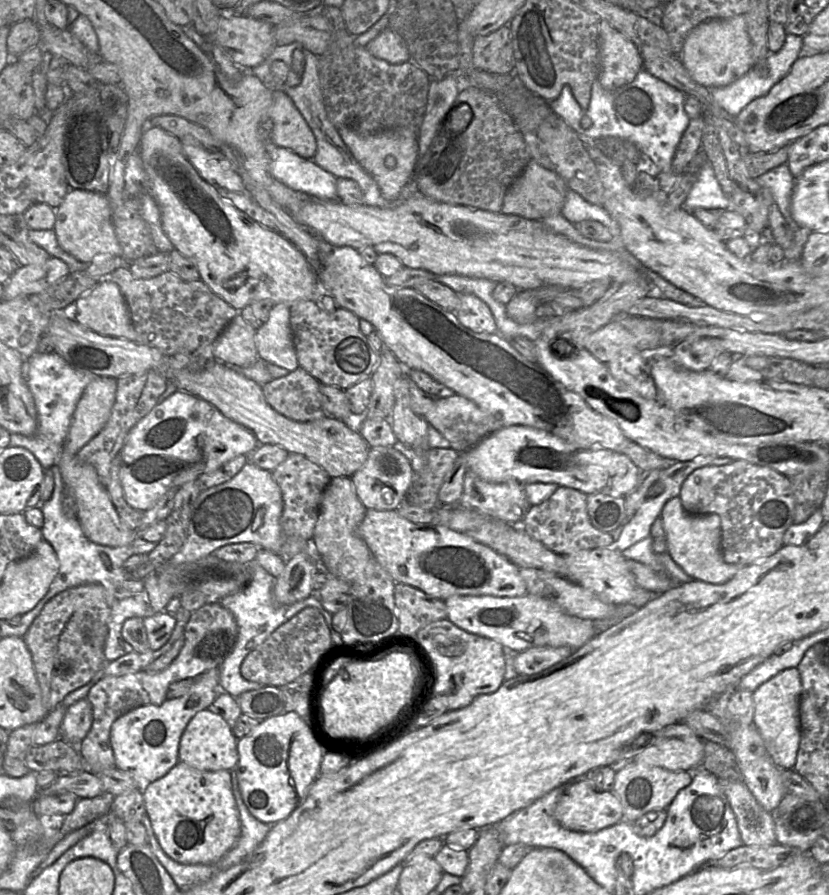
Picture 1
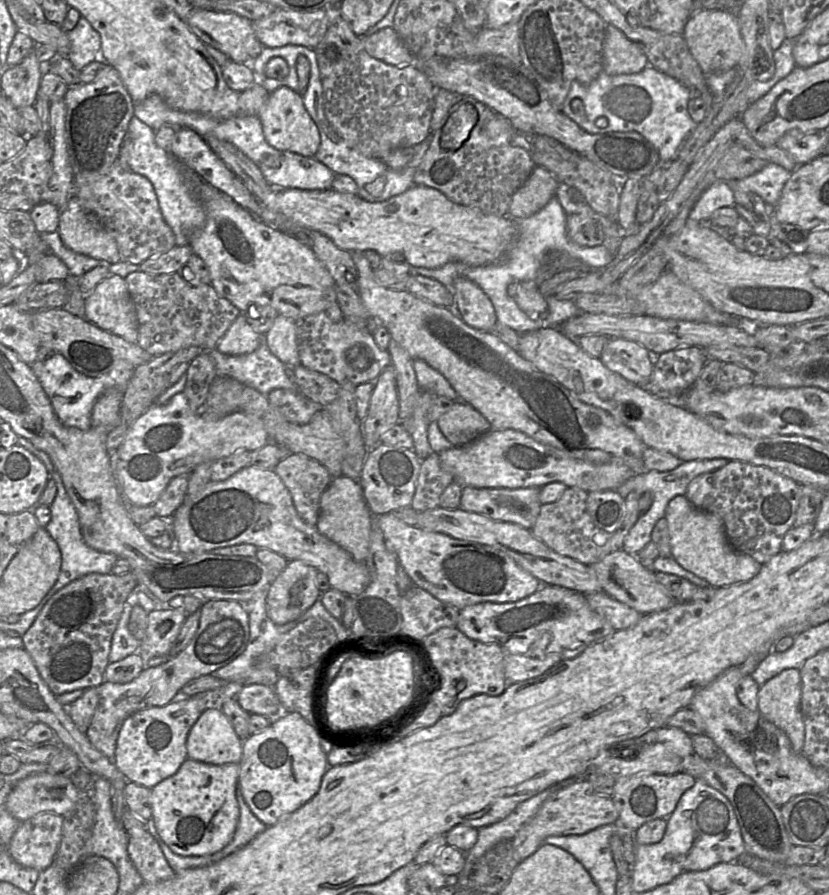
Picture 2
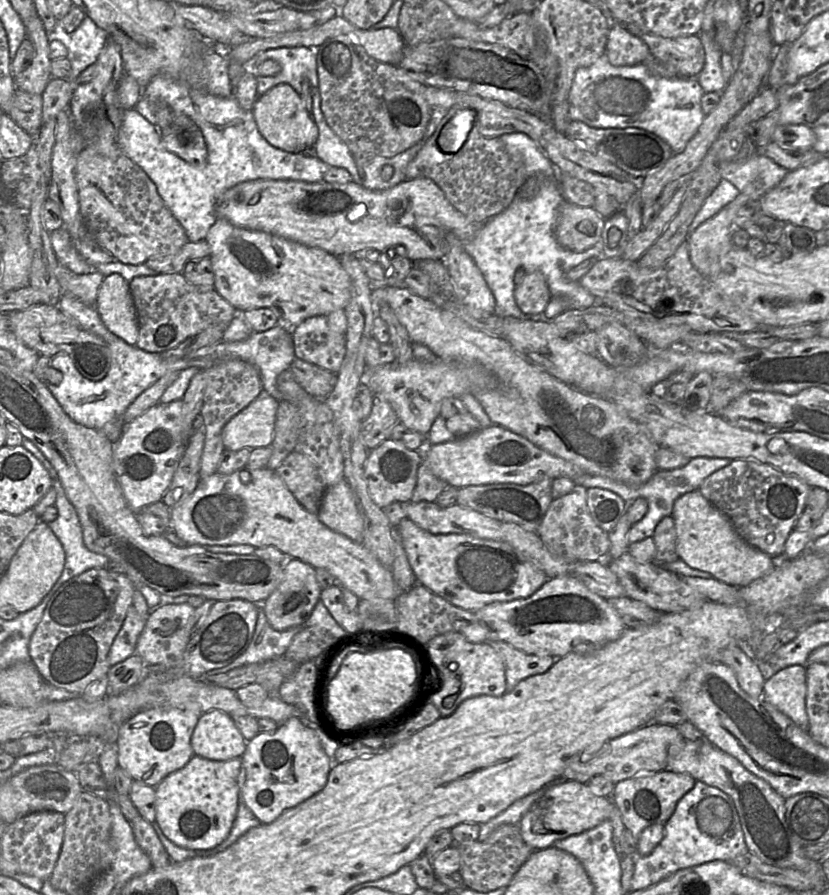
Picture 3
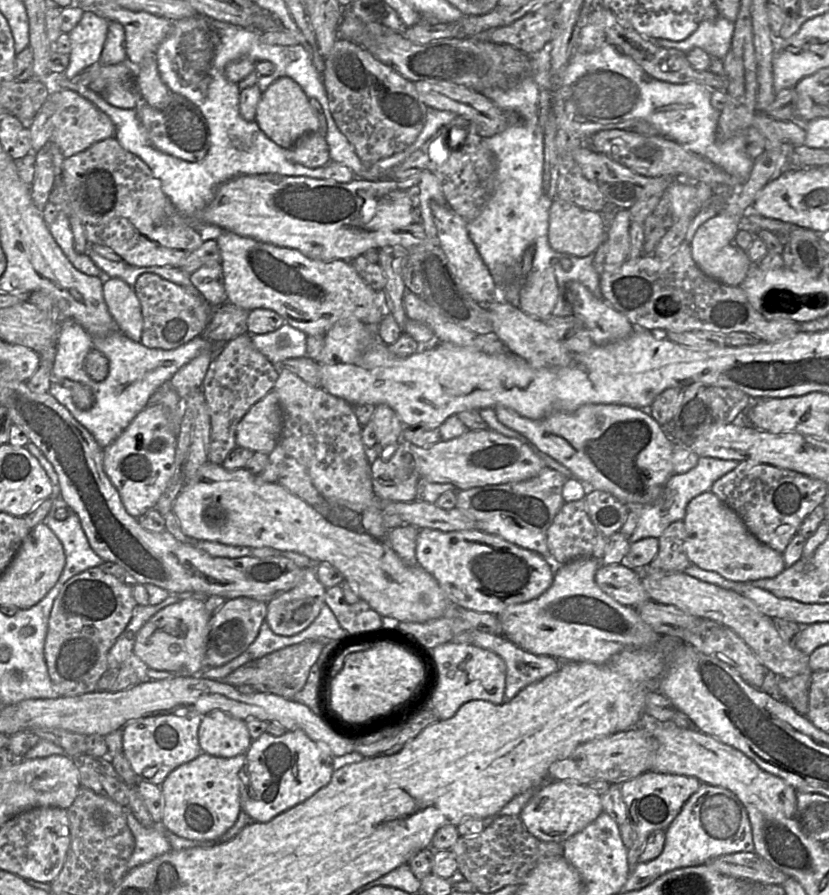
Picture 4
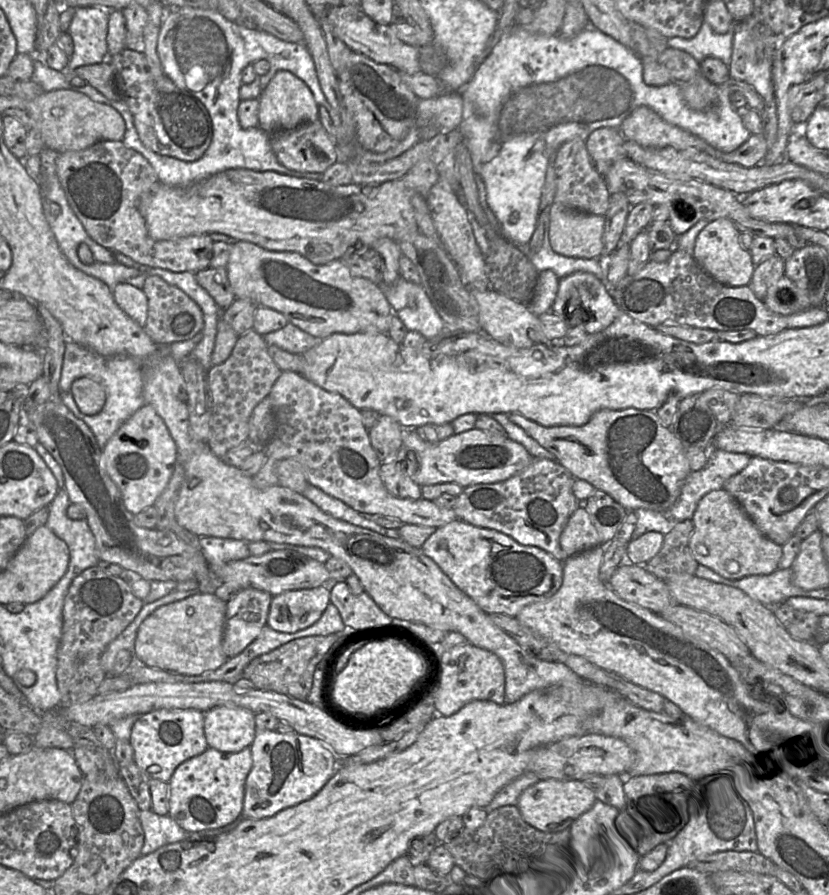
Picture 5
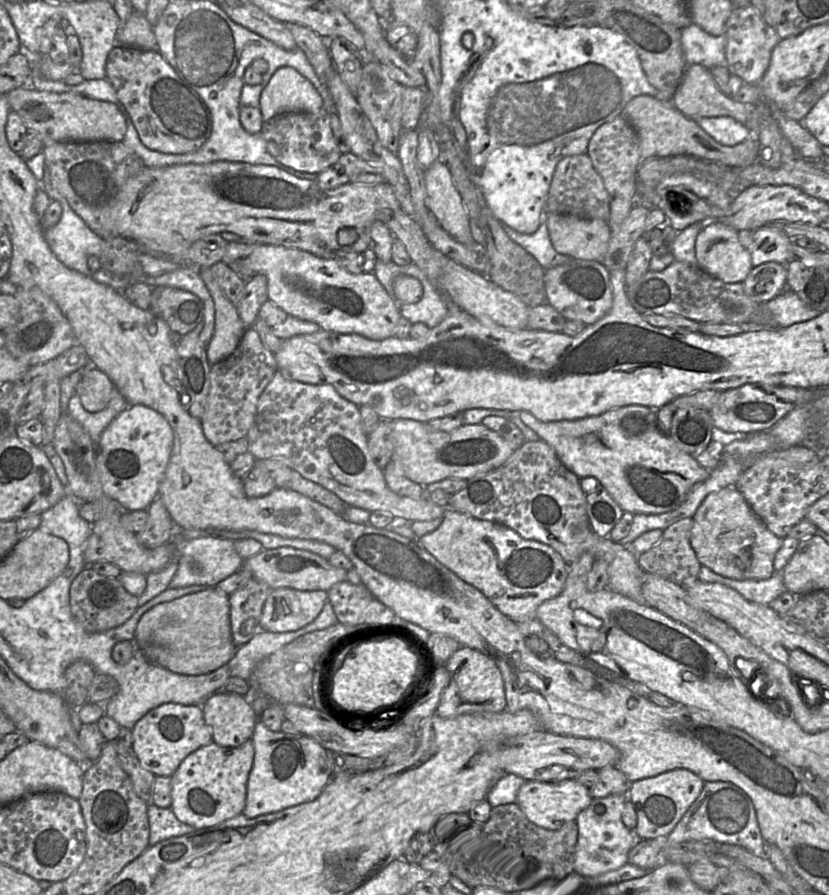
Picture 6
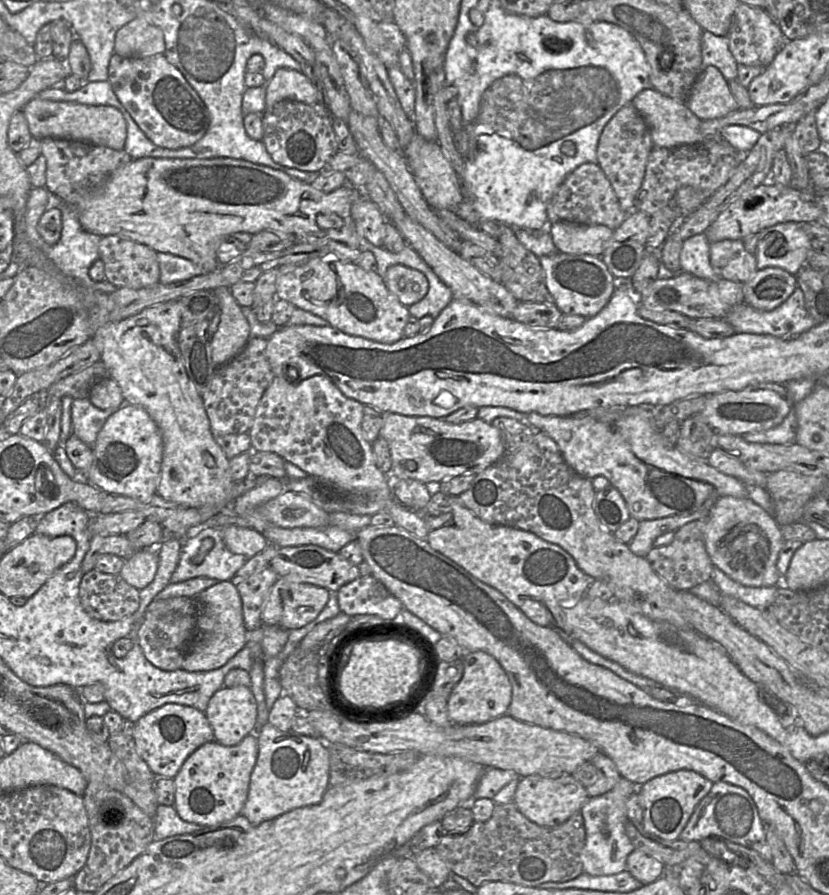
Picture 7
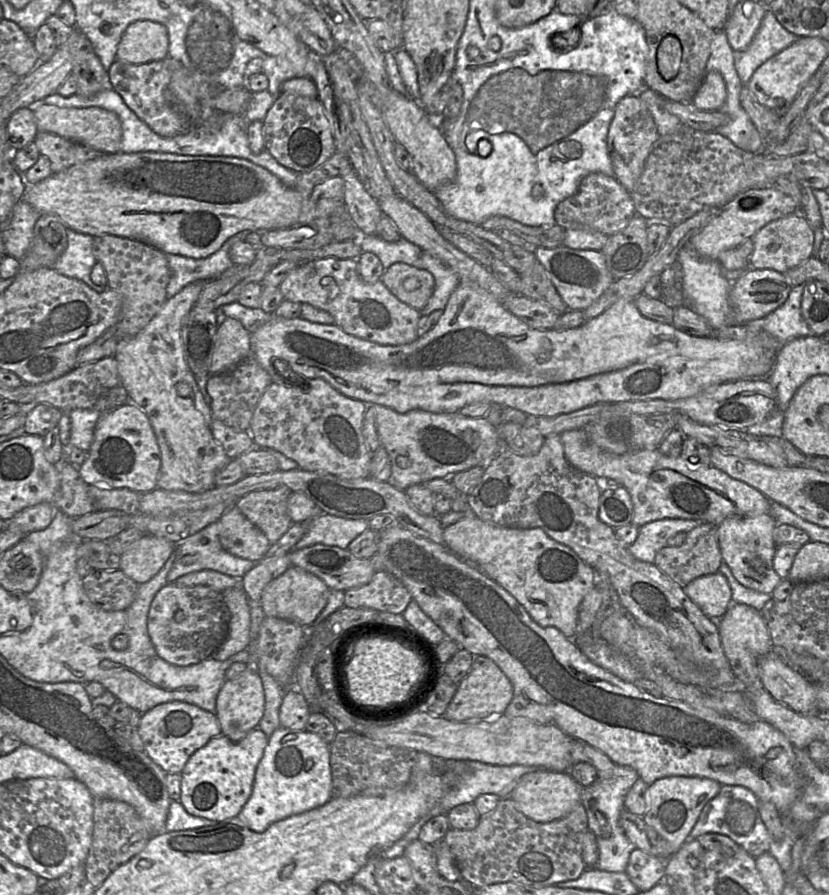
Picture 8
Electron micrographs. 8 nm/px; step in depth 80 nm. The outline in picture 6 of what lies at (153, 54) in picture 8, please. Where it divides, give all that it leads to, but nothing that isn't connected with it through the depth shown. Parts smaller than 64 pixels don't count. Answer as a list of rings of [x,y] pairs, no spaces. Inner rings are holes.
[[[132,12],[127,21],[119,29],[116,46],[145,51],[157,50],[154,27],[148,22],[145,13]]]

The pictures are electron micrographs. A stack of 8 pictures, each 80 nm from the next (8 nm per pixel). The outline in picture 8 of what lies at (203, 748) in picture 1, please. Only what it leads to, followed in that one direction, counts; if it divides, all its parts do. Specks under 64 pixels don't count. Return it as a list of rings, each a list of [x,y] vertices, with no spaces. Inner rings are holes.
[[[248,666],[234,679],[225,680],[217,695],[214,712],[221,727],[221,734],[233,741],[244,738],[251,730],[258,727],[264,712],[264,703],[263,685],[255,666]]]

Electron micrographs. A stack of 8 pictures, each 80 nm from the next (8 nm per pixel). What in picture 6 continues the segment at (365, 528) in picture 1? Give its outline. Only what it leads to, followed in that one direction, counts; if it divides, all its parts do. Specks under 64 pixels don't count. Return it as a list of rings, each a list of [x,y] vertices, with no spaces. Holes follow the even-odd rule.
[[[444,509],[442,524],[419,538],[420,546],[461,580],[482,592],[503,615],[515,622],[535,619],[537,608],[562,592],[568,564],[550,546],[526,540],[503,525]]]

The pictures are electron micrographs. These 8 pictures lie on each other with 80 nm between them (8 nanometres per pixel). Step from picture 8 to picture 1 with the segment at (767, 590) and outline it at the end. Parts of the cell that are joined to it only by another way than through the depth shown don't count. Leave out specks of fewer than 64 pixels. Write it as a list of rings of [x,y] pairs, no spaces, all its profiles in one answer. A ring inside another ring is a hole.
[[[680,498],[668,500],[660,514],[665,531],[667,551],[693,580],[723,584],[732,579],[742,566],[727,563],[721,553],[721,523],[716,514],[697,515],[687,512]]]

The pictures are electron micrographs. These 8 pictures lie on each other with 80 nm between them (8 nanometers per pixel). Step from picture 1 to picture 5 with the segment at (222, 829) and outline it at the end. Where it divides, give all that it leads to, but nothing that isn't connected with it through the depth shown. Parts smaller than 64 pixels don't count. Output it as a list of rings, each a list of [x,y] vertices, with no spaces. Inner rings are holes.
[[[208,747],[201,754],[182,762],[168,782],[168,815],[188,833],[218,829],[231,824],[243,817],[244,787],[251,767],[250,748],[237,753],[224,753]]]

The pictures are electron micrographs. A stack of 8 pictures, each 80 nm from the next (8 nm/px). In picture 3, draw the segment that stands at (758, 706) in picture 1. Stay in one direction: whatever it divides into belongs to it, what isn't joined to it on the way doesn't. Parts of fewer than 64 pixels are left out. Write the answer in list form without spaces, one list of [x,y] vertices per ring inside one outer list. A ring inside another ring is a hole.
[[[806,667],[784,668],[765,681],[762,699],[788,716],[802,729],[808,728]]]

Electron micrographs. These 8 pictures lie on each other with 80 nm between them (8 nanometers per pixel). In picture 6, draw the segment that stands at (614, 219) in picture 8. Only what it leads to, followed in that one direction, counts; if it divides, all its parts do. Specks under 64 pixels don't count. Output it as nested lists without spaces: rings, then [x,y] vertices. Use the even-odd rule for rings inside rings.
[[[587,153],[567,156],[558,162],[549,187],[546,211],[548,215],[555,213],[607,221],[610,213],[609,195]]]

